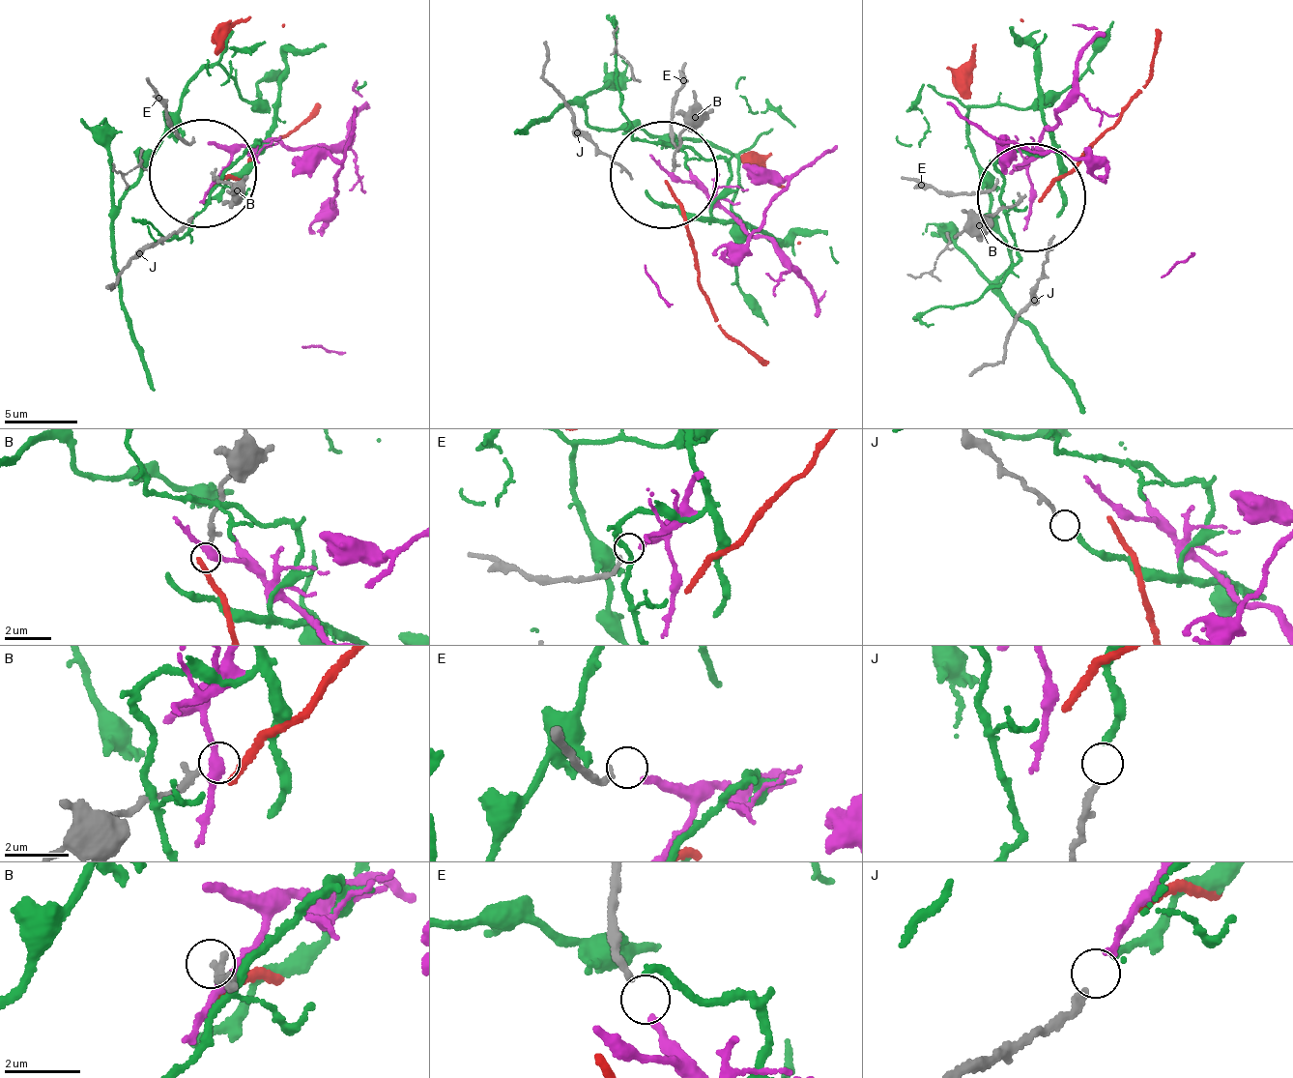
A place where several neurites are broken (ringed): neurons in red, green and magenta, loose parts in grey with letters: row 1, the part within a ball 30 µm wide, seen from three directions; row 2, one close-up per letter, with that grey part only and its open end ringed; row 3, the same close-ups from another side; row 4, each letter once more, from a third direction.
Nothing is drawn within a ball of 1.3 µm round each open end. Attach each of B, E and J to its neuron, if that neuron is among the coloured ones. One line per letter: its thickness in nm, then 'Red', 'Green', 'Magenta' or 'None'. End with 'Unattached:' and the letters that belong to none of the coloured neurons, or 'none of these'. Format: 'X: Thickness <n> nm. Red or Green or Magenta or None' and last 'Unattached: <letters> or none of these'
B: Thickness 220 nm. None
E: Thickness 190 nm. Magenta
J: Thickness 130 nm. Green
Unattached: B

